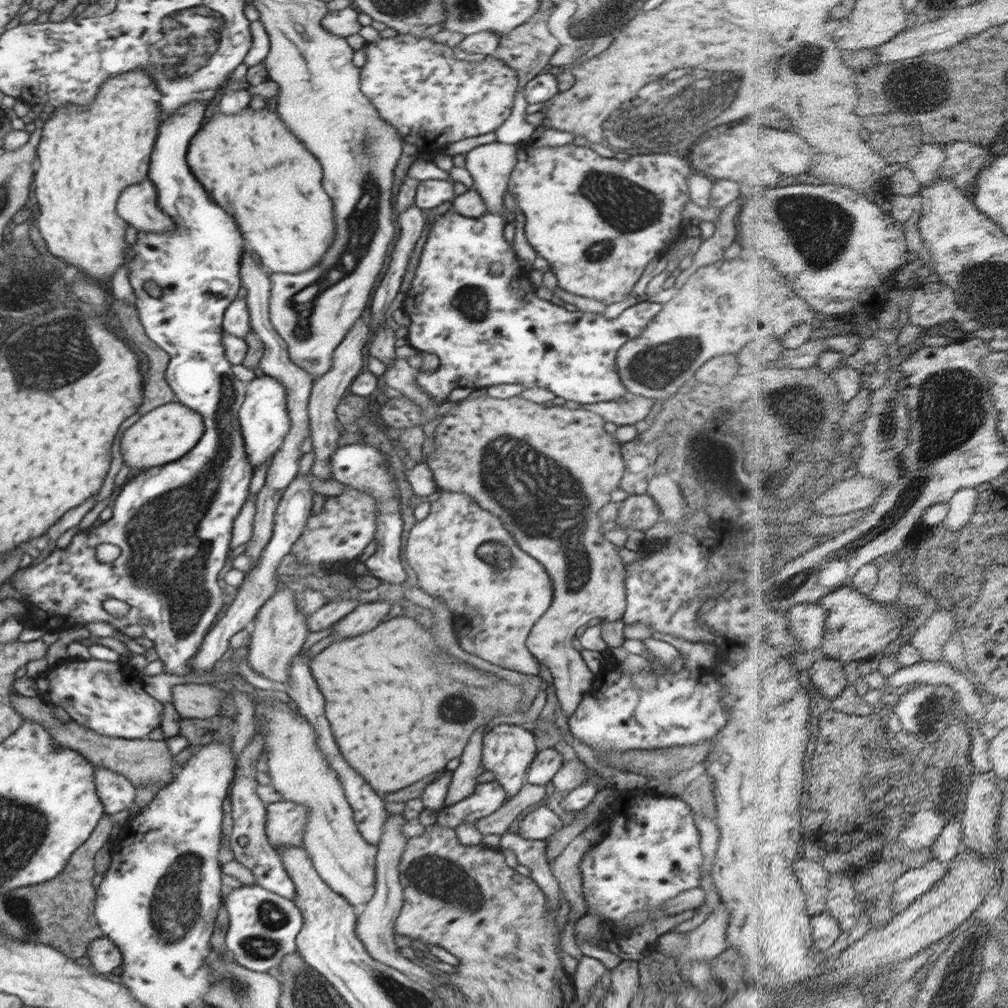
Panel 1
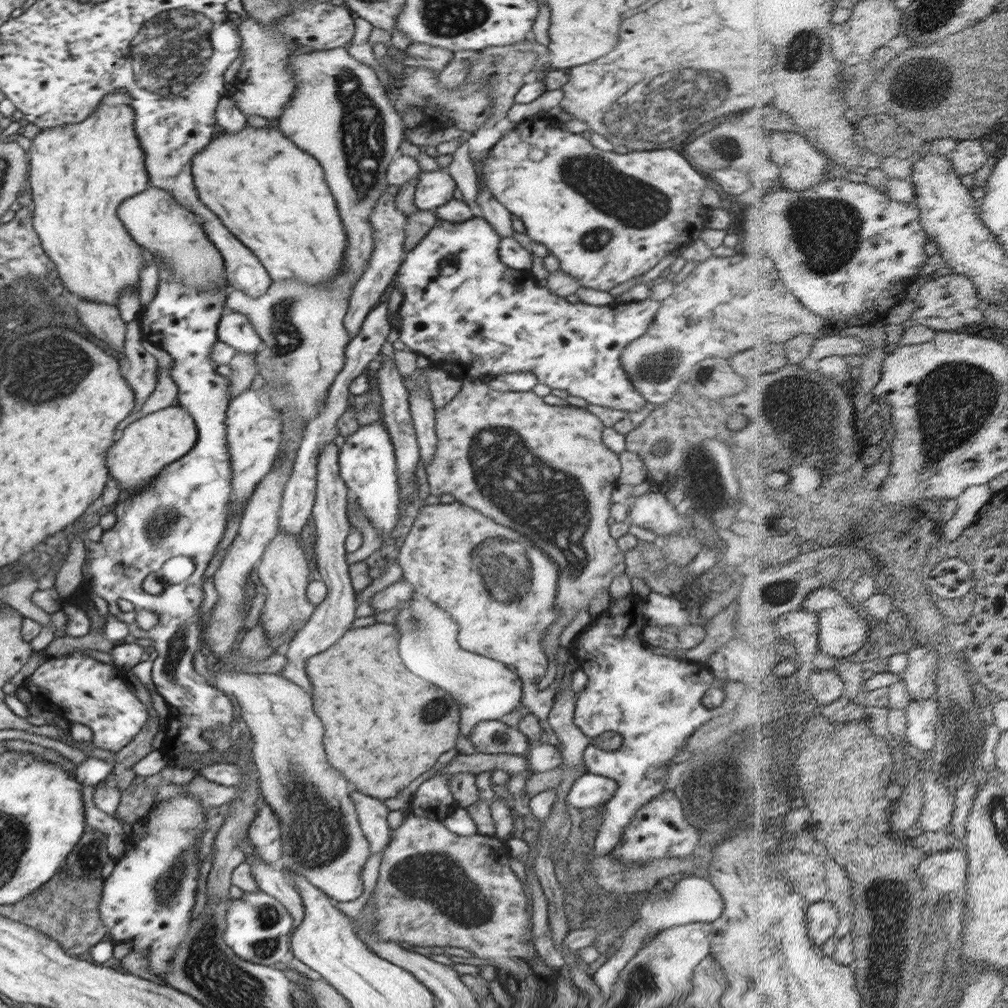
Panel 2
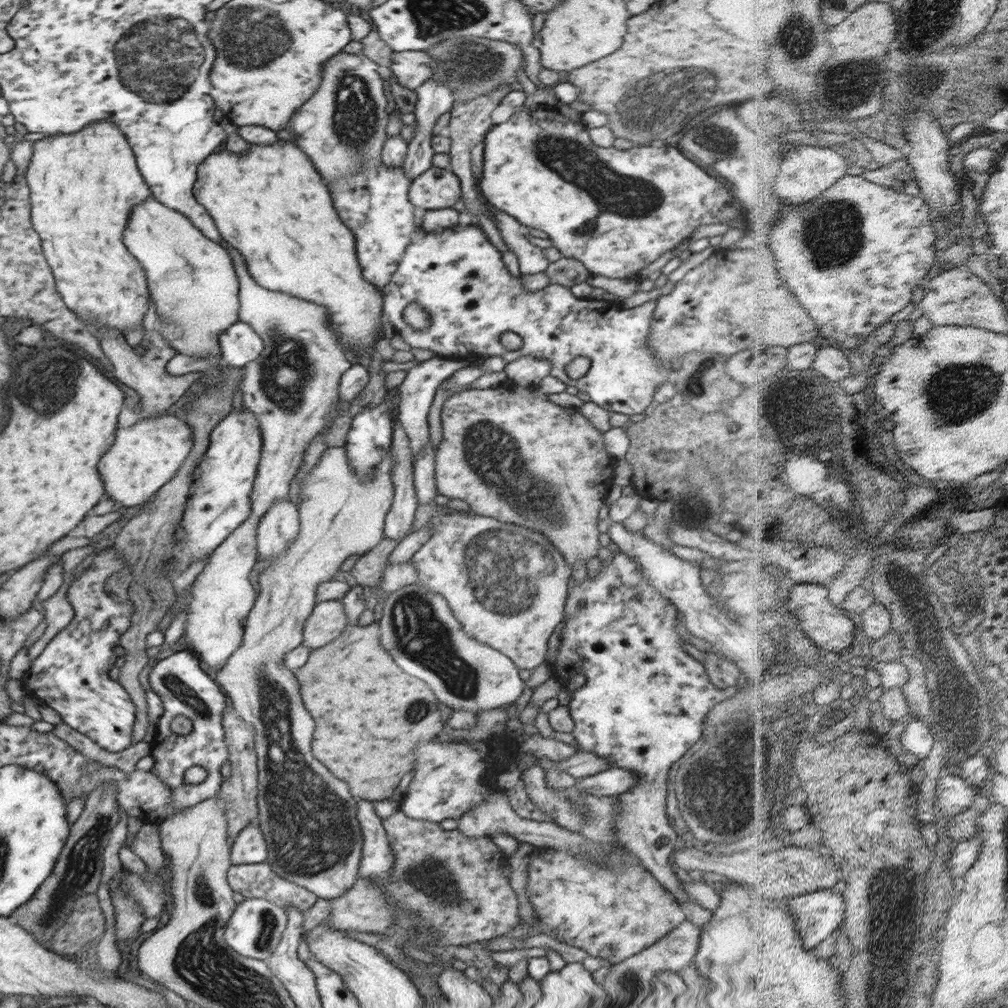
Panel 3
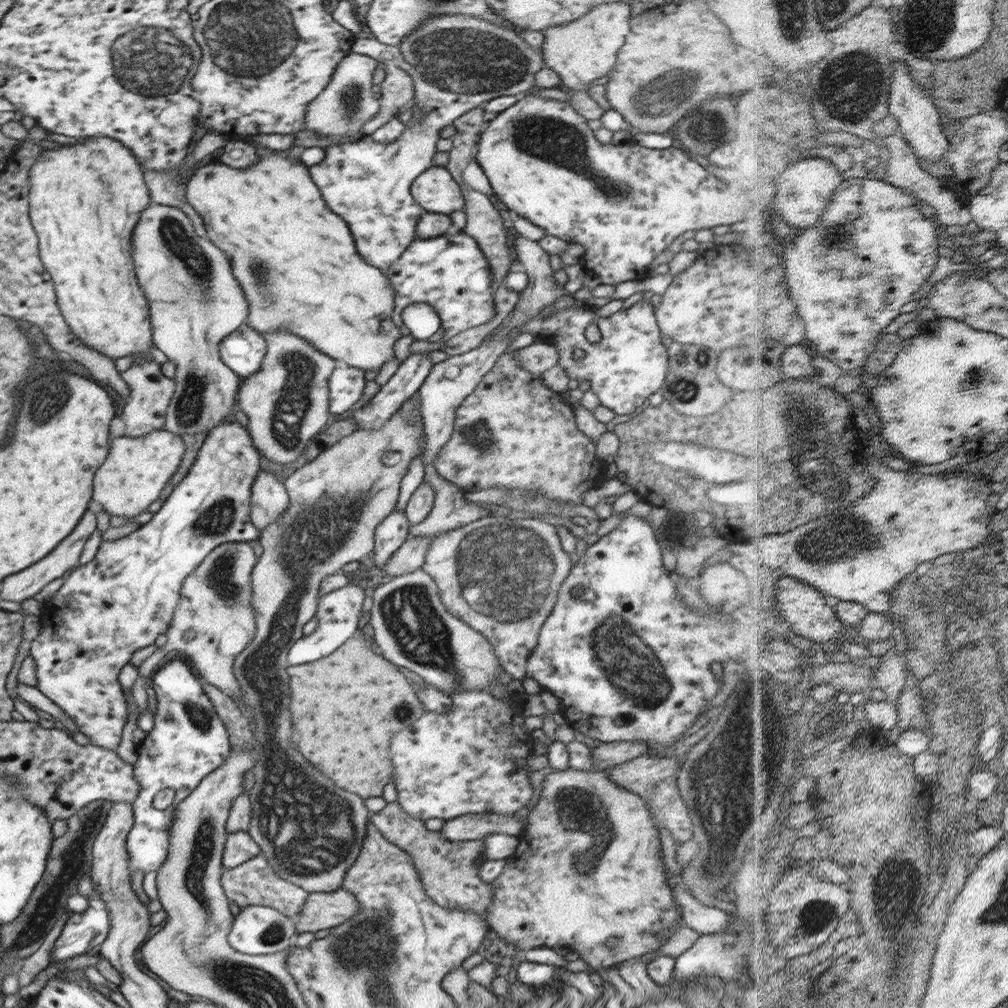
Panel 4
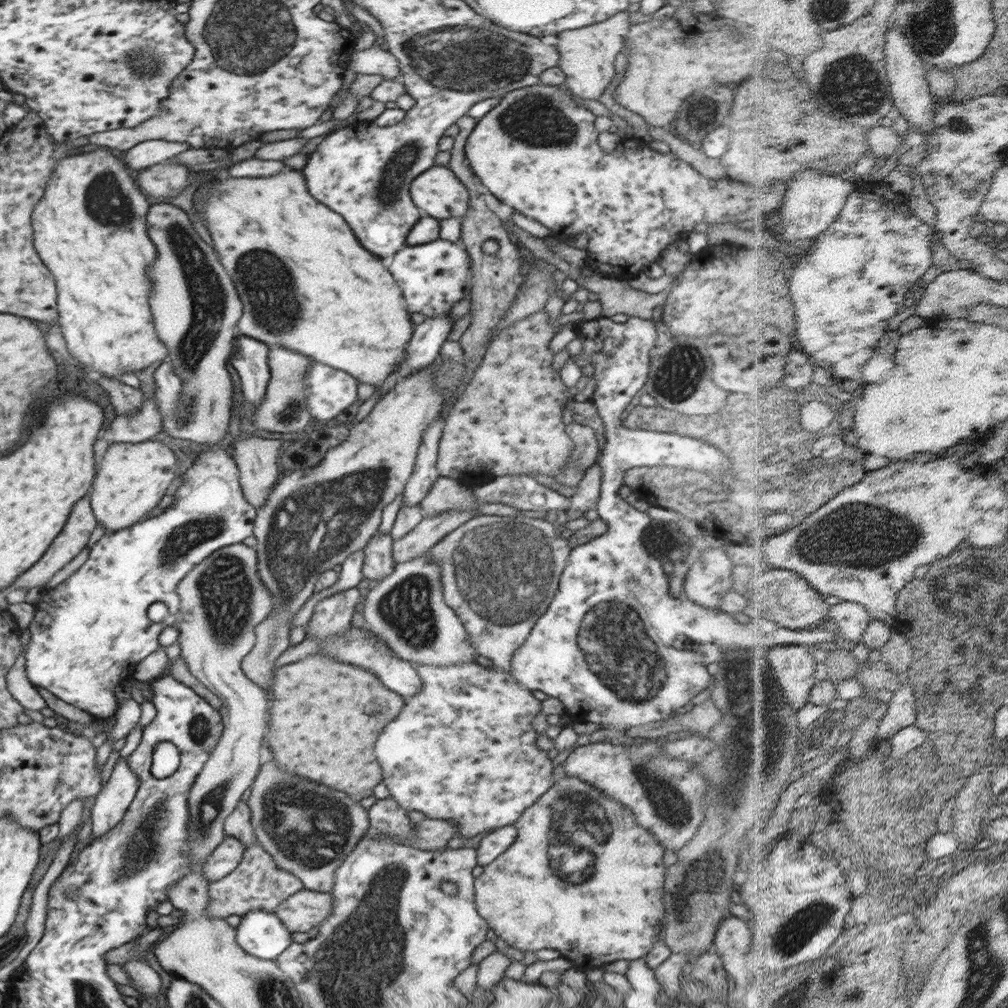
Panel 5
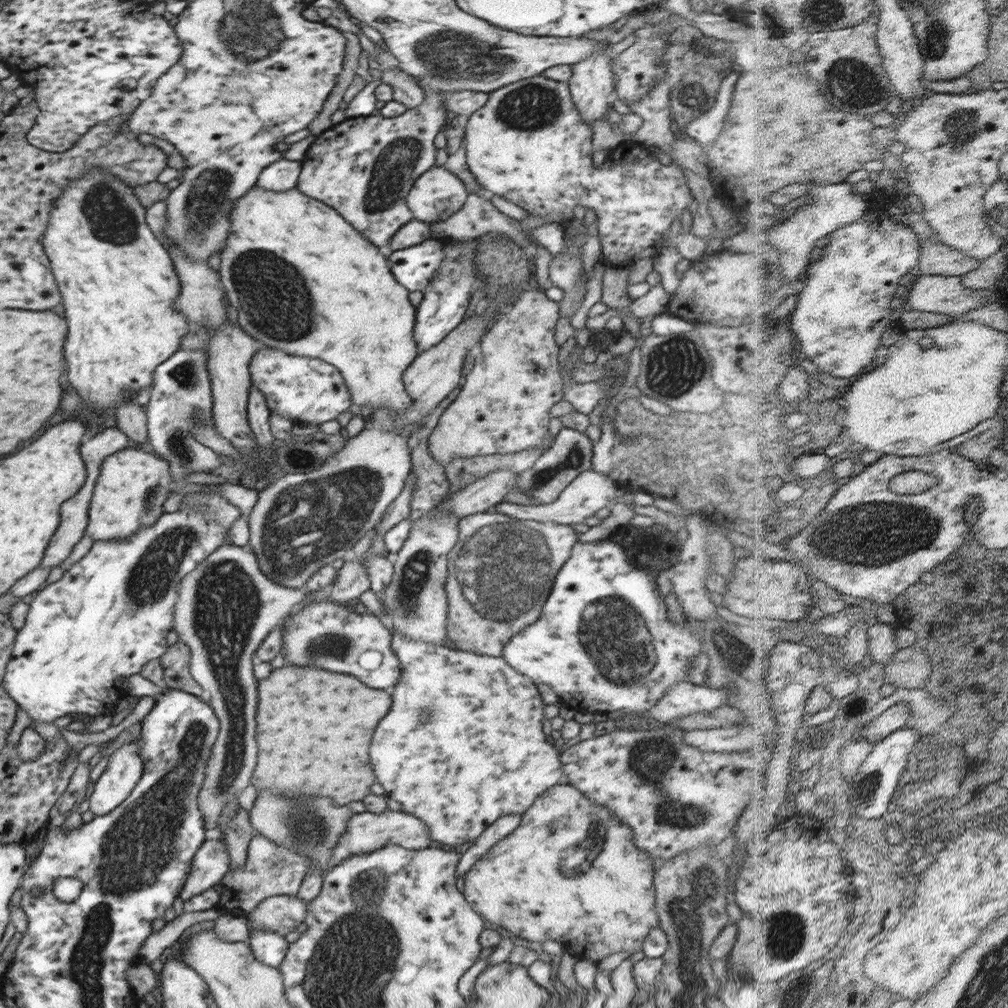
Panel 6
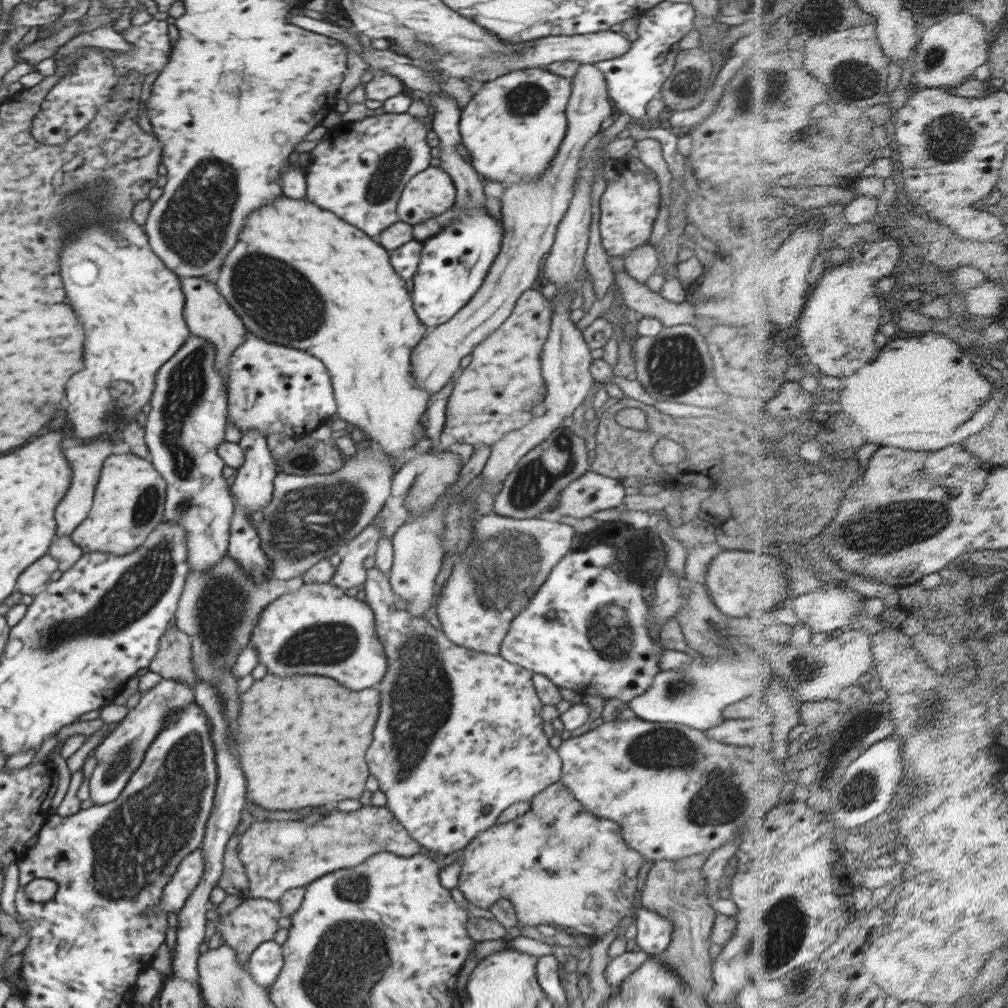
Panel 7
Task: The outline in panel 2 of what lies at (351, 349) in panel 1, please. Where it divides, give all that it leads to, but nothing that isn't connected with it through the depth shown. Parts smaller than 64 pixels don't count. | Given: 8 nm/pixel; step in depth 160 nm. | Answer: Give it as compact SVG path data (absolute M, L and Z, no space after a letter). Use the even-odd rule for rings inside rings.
M389 184L387 191L378 199L374 212L371 214L371 218L369 218L373 228L373 239L375 240L374 252L370 257L364 274L353 288L347 315L344 317L343 322L351 339L358 336L366 315L376 306L380 300L380 296L390 286L392 278L394 278L394 275L398 272L399 266L404 260L404 226L406 226L407 217L397 209L395 198L397 197L398 191L399 187ZM334 441L326 443L318 455L317 462L317 487L314 508L311 518L316 523L315 556L319 572L315 576L326 583L328 592L326 598L315 608L312 617L306 621L303 628L294 634L283 651L287 661L281 668L280 673L290 682L297 684L312 694L312 684L306 676L306 661L311 656L324 649L330 648L346 631L355 623L356 592L353 589L349 577L349 564L346 563L345 538L350 533L351 525L346 515L347 500L350 491L345 486L339 474L339 448Z

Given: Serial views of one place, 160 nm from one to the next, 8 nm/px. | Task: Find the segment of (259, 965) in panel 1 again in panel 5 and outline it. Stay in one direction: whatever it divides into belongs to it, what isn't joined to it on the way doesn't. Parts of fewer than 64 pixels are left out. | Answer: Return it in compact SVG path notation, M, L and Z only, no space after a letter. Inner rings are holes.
M255 910L241 917L235 939L248 955L276 961L293 943L292 933L274 912Z

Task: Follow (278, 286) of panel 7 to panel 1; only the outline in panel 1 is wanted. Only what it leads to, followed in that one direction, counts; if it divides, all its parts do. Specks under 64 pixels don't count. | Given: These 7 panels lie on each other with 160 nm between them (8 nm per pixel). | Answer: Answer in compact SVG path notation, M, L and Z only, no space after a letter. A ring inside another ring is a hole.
M264 107L260 112L254 112L252 108L240 109L240 112L228 116L228 114L216 113L194 137L190 139L187 150L186 160L191 168L193 175L203 184L203 187L212 194L212 200L216 200L216 204L220 204L226 212L230 212L236 218L236 224L240 224L240 230L247 248L254 250L260 257L261 264L264 265L269 272L279 272L286 274L298 274L312 268L320 262L328 247L332 244L335 237L334 232L334 214L332 214L333 202L328 198L328 194L322 188L322 168L320 162L304 148L304 144L284 126L284 122L280 120L280 115Z

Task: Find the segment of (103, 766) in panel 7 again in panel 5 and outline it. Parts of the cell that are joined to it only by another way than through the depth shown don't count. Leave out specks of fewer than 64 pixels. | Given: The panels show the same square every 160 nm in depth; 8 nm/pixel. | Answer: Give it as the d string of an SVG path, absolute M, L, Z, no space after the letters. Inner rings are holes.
M116 764L111 777L103 783L92 807L90 819L94 839L100 839L122 821L130 803L135 799L138 787L139 778L129 765Z

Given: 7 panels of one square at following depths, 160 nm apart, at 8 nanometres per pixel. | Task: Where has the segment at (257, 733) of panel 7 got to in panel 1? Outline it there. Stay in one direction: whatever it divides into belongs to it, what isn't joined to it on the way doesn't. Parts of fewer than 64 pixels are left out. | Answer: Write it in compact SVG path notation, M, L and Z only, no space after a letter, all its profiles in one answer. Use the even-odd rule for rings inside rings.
M402 616L382 622L366 634L329 645L309 662L318 690L326 700L326 718L332 722L342 756L376 792L396 792L442 770L450 758L461 758L470 736L494 716L492 708L482 714L474 712L464 722L446 718L444 704L448 698L488 688L466 686L434 672L428 658L418 656L430 638L432 634L420 622ZM476 716L480 716L480 724L472 722ZM454 744L460 744L460 748L452 750Z

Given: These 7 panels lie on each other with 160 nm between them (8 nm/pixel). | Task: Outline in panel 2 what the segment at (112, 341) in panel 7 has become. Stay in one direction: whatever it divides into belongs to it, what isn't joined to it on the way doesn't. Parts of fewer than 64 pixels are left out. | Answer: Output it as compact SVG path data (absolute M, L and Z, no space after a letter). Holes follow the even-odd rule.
M118 89L116 92L108 93L108 96L104 96L96 108L86 120L79 123L63 124L54 128L48 128L48 130L41 130L41 132L32 139L32 144L27 151L27 157L29 158L29 170L30 182L32 188L32 198L34 202L34 211L32 217L33 229L36 231L38 238L40 239L44 252L50 257L50 260L57 266L60 278L64 283L65 288L74 294L78 294L82 299L94 300L97 303L108 303L115 305L119 303L119 294L124 289L131 289L132 287L139 288L139 272L144 268L148 262L144 260L144 254L140 252L139 244L130 236L128 229L124 226L123 222L118 220L116 216L116 208L122 200L126 200L135 194L140 194L149 184L149 174L145 167L146 153L140 146L140 139L136 136L135 118L136 113L134 109L129 105L133 101L133 98L122 89Z

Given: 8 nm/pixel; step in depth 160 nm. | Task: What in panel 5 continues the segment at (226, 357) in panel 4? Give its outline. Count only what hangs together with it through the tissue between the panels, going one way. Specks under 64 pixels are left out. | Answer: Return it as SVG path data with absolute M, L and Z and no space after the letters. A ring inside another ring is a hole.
M241 335L236 340L236 352L232 354L230 364L240 376L244 399L254 410L266 396L271 373L268 365L270 347L252 337Z

